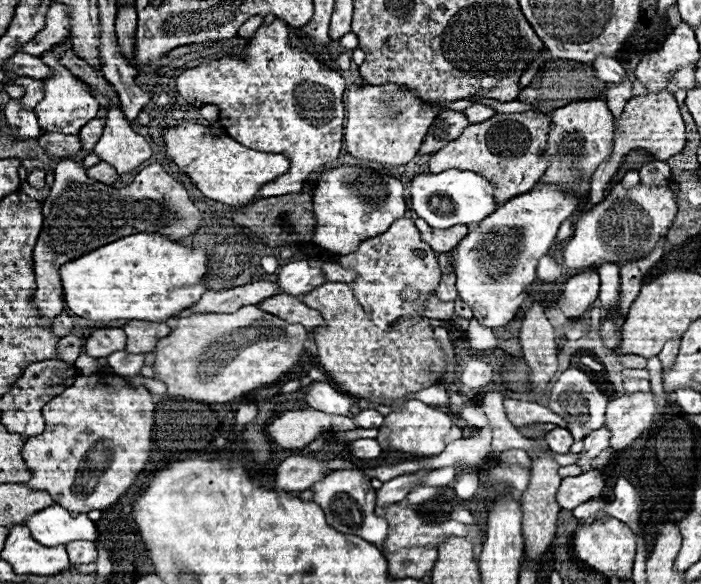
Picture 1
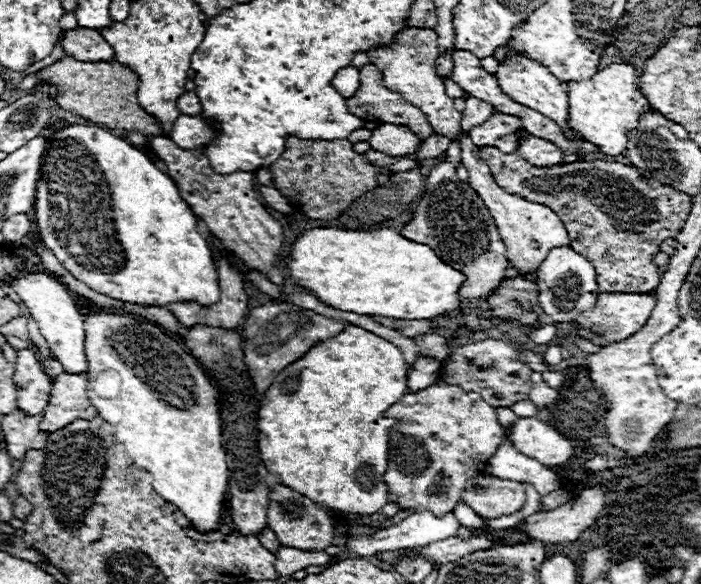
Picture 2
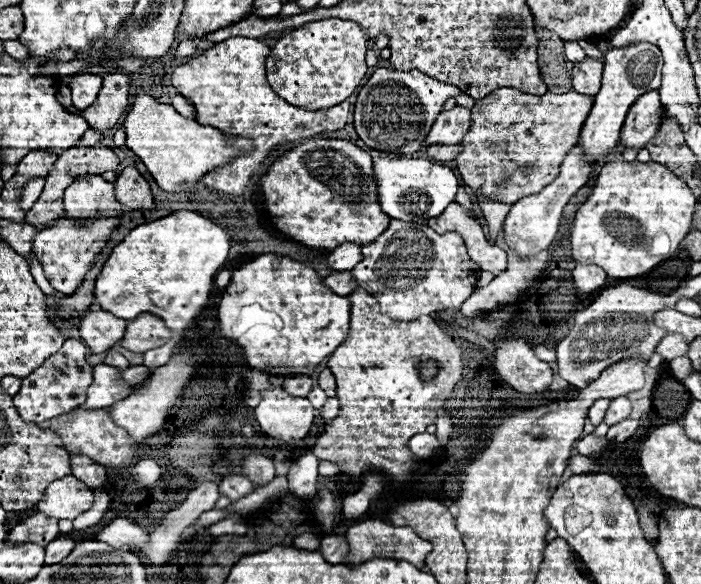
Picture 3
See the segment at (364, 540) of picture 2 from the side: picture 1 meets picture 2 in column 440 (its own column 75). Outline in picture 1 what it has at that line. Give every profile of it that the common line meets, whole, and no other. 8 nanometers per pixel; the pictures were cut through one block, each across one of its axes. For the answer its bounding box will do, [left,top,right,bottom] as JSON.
[24,504,98,546]

